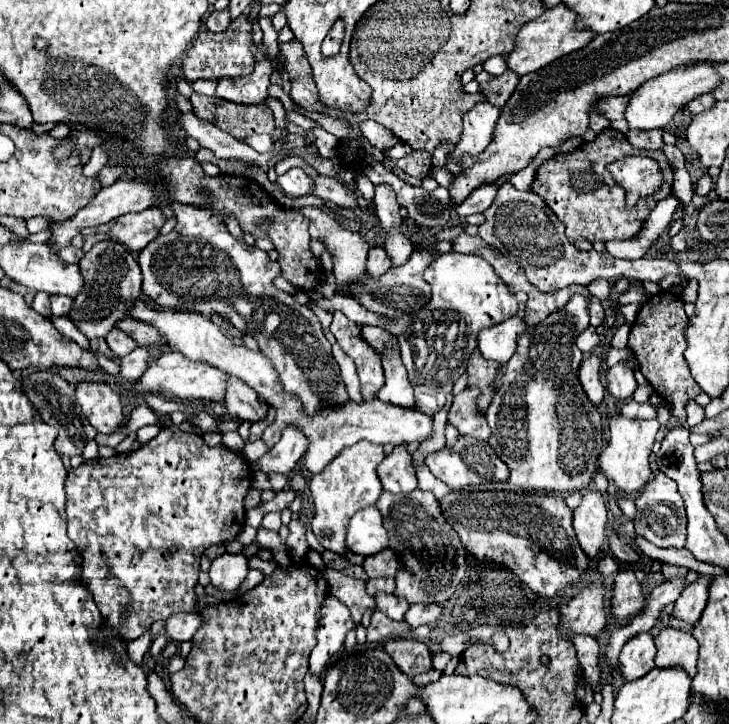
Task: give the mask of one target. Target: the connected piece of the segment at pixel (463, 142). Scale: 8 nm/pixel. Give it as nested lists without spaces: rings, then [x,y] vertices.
[[[478,102],[466,116],[464,116],[464,130],[460,142],[456,144],[454,152],[448,154],[450,160],[462,162],[464,154],[480,154],[488,148],[494,138],[494,128],[500,118],[500,108],[488,102]]]

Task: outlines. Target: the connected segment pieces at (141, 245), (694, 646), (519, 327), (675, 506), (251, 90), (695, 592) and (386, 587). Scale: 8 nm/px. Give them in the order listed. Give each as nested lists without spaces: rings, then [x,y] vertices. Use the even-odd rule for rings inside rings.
[[[148,208],[136,214],[124,214],[112,226],[112,238],[126,244],[132,250],[144,250],[148,242],[158,236],[160,226],[164,224],[164,216],[160,208]]]
[[[662,628],[656,636],[656,666],[658,668],[674,668],[680,666],[684,672],[694,678],[696,674],[696,658],[698,658],[698,642],[682,630]]]
[[[510,318],[504,320],[488,330],[482,330],[478,338],[478,348],[486,360],[496,360],[500,364],[498,380],[494,382],[494,388],[500,388],[500,376],[504,374],[504,366],[516,352],[516,340],[520,332],[526,330],[526,322],[522,318]]]
[[[656,474],[652,482],[636,498],[636,518],[634,528],[638,534],[646,536],[658,548],[684,548],[686,540],[686,508],[684,500],[676,488],[676,482],[666,474]]]
[[[268,60],[256,64],[256,72],[252,78],[222,78],[218,80],[216,96],[230,100],[230,102],[240,102],[240,104],[258,104],[268,98],[268,74],[272,72],[272,64]]]
[[[698,576],[696,582],[692,582],[676,600],[674,606],[674,618],[680,622],[696,624],[700,620],[700,614],[708,600],[708,578],[710,576]]]
[[[374,578],[374,580],[368,580],[366,586],[368,586],[368,594],[370,594],[370,596],[374,596],[374,594],[378,594],[378,592],[394,594],[396,582],[394,582],[394,578]]]

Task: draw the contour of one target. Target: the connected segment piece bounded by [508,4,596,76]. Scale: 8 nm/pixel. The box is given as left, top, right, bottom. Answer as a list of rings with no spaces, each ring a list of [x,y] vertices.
[[[558,4],[554,8],[548,8],[540,18],[528,22],[520,34],[516,36],[516,50],[508,54],[508,68],[514,70],[516,74],[524,76],[528,72],[536,72],[542,66],[554,62],[556,58],[562,58],[564,54],[570,54],[574,50],[584,48],[596,34],[590,30],[578,30],[574,28],[578,22],[578,16],[572,8]]]

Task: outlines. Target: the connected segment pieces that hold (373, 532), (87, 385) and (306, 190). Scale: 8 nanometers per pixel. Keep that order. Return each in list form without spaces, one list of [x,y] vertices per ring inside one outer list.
[[[376,506],[362,508],[358,514],[352,516],[346,542],[350,552],[362,556],[372,556],[388,548],[388,534],[382,524],[382,514]]]
[[[76,382],[74,388],[84,416],[98,432],[112,434],[122,424],[120,396],[106,382]]]
[[[292,168],[286,174],[278,176],[278,184],[290,196],[308,196],[314,188],[314,182],[300,168]]]

